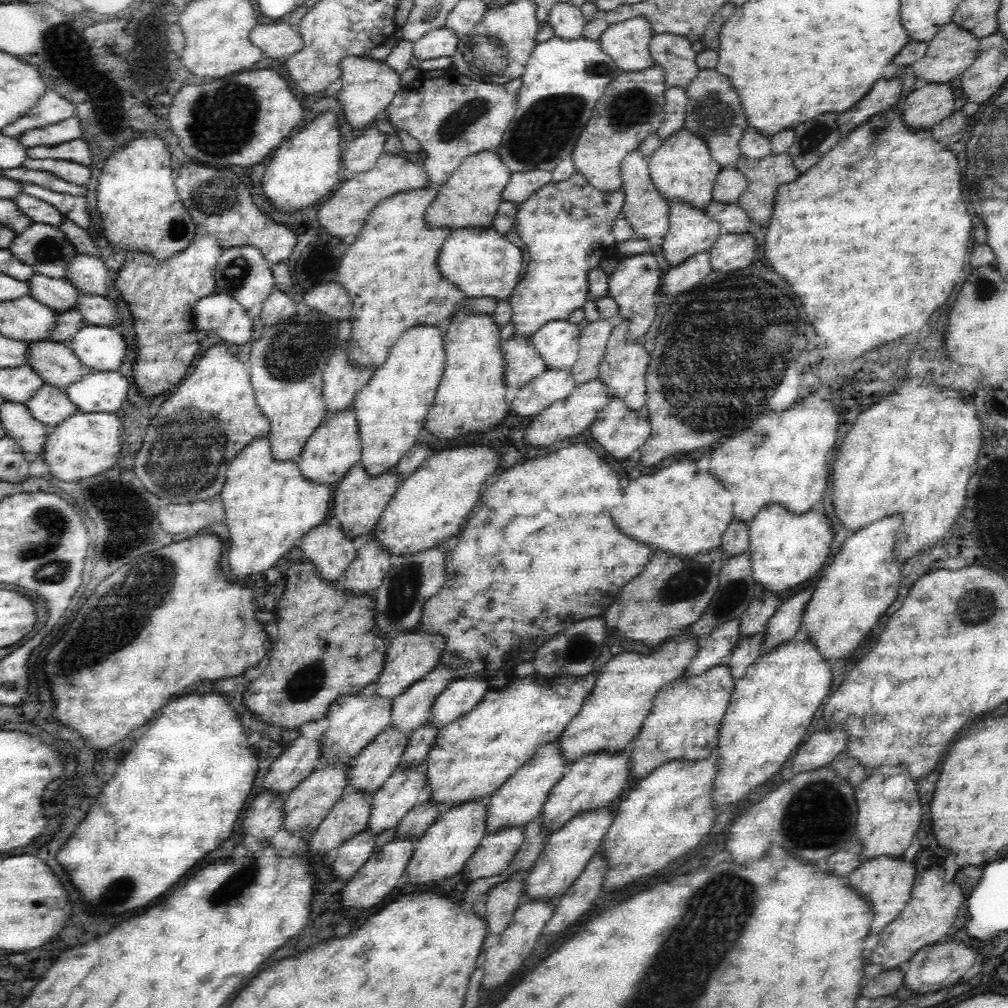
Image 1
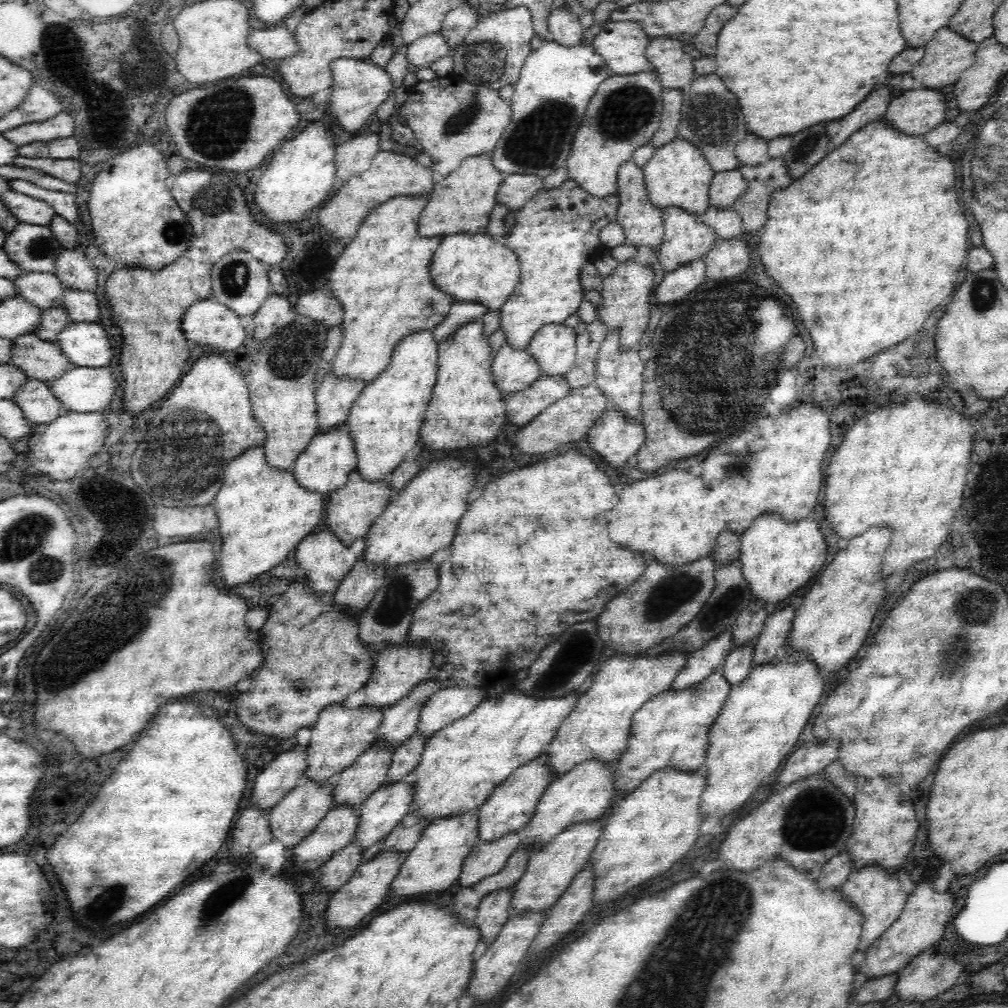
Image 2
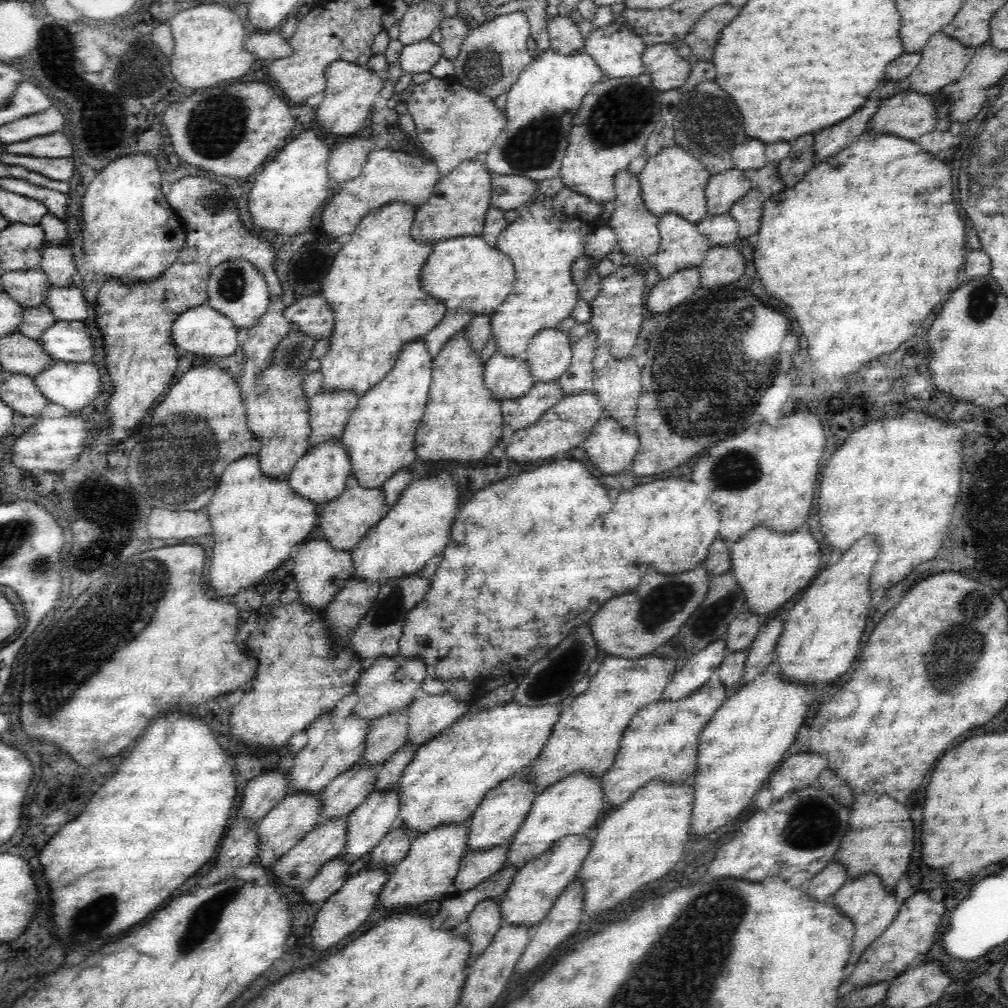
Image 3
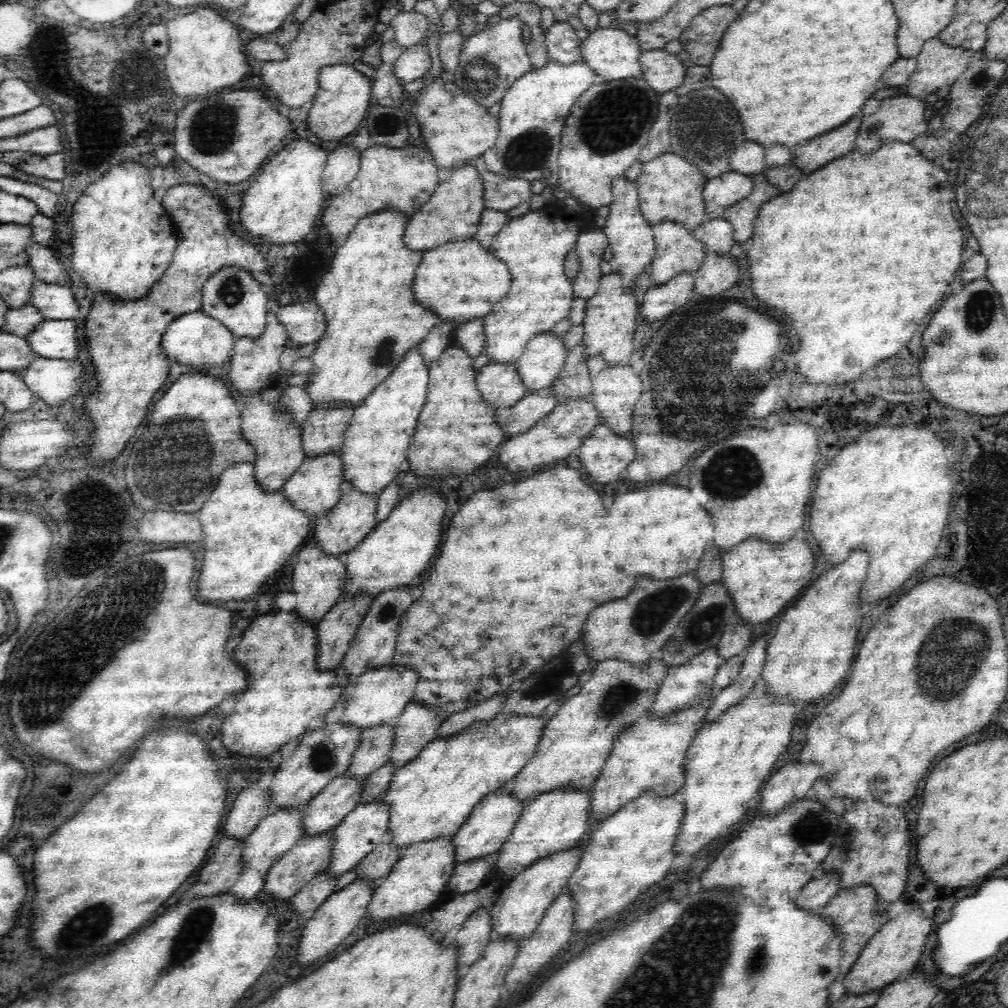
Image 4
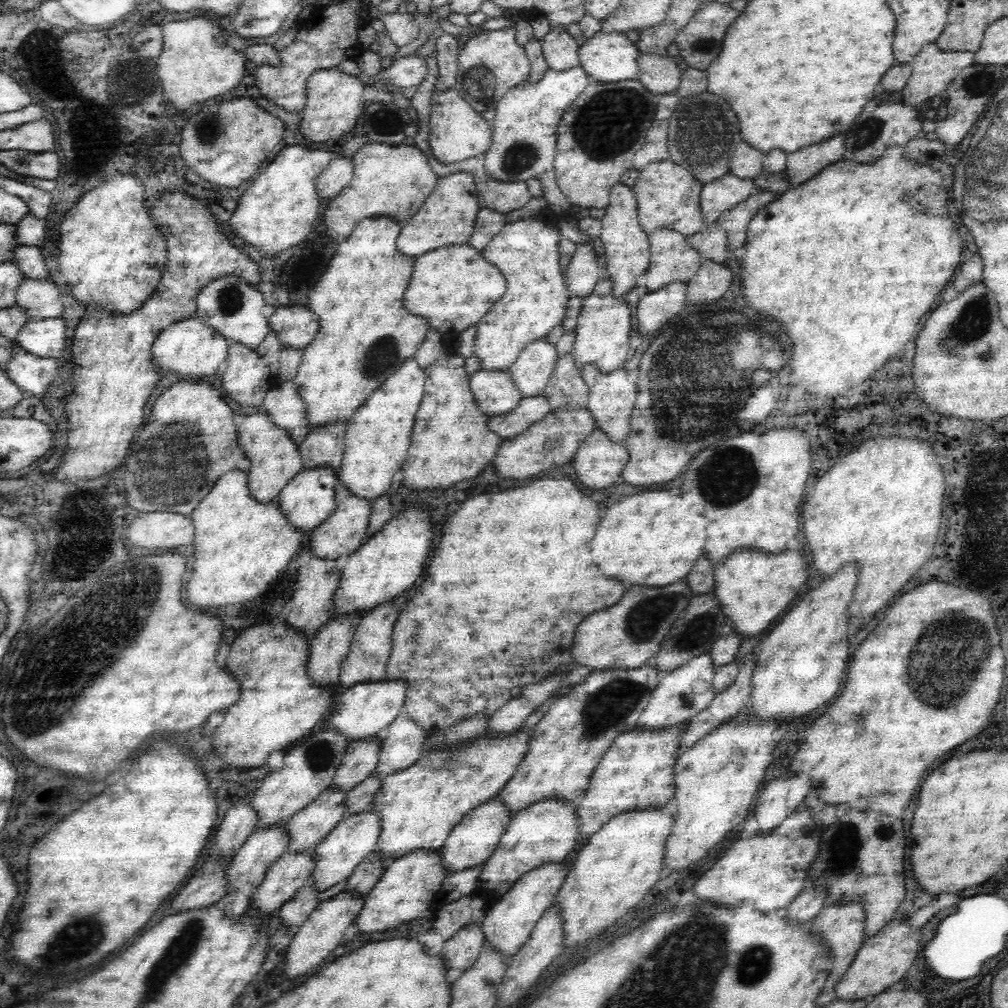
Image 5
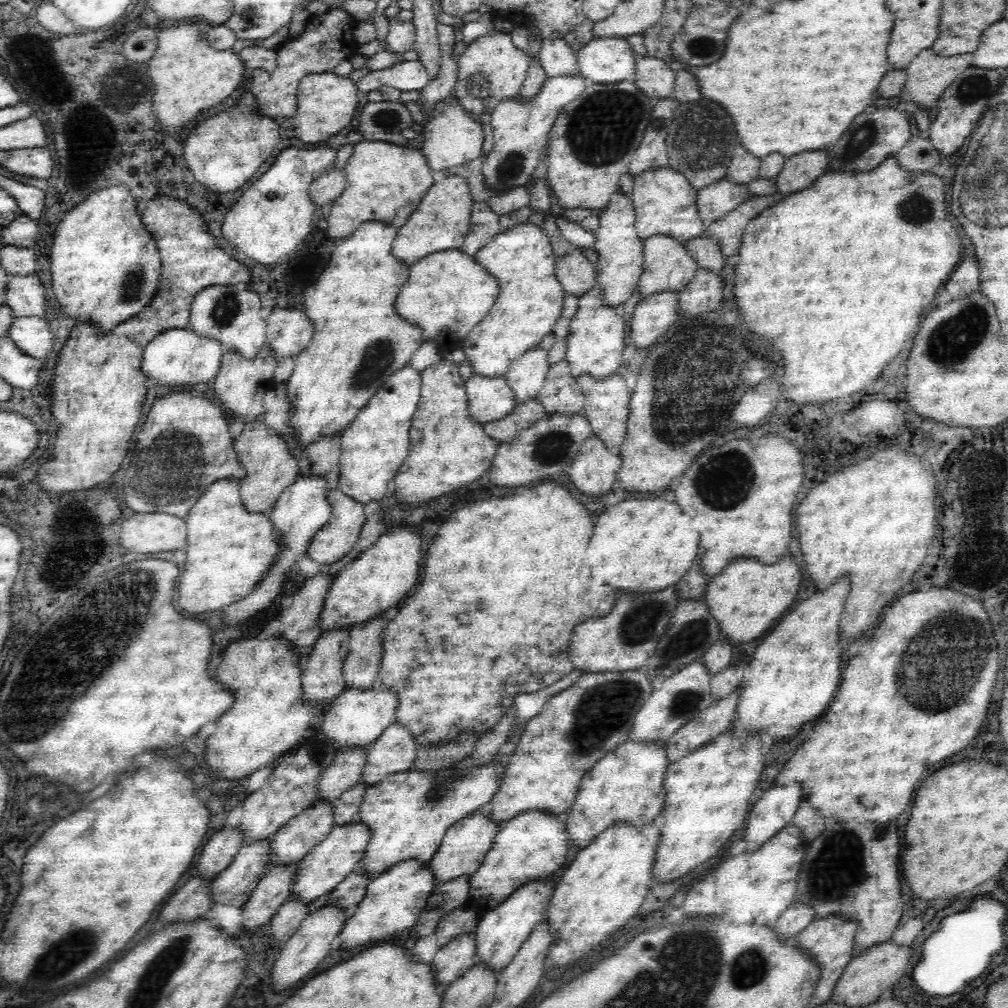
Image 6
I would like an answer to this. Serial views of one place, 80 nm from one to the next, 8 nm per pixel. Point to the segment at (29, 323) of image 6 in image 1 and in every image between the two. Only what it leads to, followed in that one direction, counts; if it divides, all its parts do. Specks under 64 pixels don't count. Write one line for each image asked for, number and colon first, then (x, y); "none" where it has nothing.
1: (102, 349)
2: (86, 344)
3: (73, 342)
4: (55, 339)
5: (46, 338)

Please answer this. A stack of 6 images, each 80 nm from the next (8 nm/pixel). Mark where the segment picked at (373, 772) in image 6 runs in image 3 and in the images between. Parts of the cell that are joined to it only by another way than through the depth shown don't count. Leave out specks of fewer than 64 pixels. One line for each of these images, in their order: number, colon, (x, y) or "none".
3: (429, 714)
4: (417, 725)
5: (403, 740)

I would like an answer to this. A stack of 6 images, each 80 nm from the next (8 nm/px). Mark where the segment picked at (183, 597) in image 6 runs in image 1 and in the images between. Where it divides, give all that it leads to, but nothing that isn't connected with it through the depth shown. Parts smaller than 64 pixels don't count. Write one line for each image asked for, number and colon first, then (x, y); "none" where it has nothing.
1: (270, 505)
2: (264, 513)
3: (258, 522)
4: (250, 533)
5: (241, 545)

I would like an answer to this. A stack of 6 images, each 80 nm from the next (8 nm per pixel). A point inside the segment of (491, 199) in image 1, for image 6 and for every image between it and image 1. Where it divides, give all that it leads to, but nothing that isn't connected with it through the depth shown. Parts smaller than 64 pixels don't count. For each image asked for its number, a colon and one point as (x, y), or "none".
2: (462, 202)
3: (459, 205)
4: (454, 211)
5: (449, 215)
6: (442, 219)

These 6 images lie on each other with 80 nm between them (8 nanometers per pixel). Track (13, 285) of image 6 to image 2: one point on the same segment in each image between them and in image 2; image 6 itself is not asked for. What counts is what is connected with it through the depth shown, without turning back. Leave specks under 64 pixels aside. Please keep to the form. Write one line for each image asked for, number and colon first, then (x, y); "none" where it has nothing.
2: (81, 306)
3: (68, 304)
4: (55, 302)
5: (42, 299)

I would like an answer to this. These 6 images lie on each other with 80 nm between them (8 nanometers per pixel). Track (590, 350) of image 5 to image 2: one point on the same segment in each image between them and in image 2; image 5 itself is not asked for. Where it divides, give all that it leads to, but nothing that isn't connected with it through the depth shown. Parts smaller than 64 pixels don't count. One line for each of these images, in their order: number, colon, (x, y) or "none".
2: (626, 292)
3: (617, 312)
4: (611, 314)

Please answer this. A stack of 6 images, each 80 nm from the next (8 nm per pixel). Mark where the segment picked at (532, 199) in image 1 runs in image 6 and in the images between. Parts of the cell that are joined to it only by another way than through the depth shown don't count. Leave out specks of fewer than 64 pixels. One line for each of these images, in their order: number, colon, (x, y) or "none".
2: (557, 231)
3: (549, 234)
4: (534, 246)
5: (527, 252)
6: (521, 259)

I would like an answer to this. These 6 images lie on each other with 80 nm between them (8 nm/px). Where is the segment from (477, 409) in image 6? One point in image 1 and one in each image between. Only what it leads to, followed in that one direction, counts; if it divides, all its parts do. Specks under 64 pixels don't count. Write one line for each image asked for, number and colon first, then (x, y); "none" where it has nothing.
1: (523, 362)
2: (513, 369)
3: (507, 377)
4: (500, 385)
5: (495, 392)

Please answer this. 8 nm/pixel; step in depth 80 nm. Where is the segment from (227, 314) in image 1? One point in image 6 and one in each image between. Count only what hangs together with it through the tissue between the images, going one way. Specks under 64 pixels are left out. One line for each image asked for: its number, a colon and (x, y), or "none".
2: (207, 321)
3: (208, 334)
4: (194, 339)
5: (189, 347)
6: (177, 356)

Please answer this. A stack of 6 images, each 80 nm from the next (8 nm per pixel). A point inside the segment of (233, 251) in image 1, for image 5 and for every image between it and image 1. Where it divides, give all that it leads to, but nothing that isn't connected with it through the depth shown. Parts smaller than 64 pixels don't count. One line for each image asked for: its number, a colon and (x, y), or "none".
2: (238, 280)
3: (237, 289)
4: (232, 296)
5: (232, 307)

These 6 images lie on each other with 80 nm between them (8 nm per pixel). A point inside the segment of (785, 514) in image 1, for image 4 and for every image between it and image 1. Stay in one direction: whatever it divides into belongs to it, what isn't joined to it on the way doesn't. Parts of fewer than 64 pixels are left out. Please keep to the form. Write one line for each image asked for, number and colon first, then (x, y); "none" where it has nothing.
2: (778, 556)
3: (770, 566)
4: (761, 577)

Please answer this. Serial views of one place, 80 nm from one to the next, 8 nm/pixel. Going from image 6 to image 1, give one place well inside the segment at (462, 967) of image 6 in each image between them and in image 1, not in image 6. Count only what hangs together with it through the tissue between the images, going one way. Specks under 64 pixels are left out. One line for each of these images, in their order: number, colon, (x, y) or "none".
1: (504, 898)
2: (494, 911)
3: (485, 920)
4: (476, 934)
5: (462, 950)

